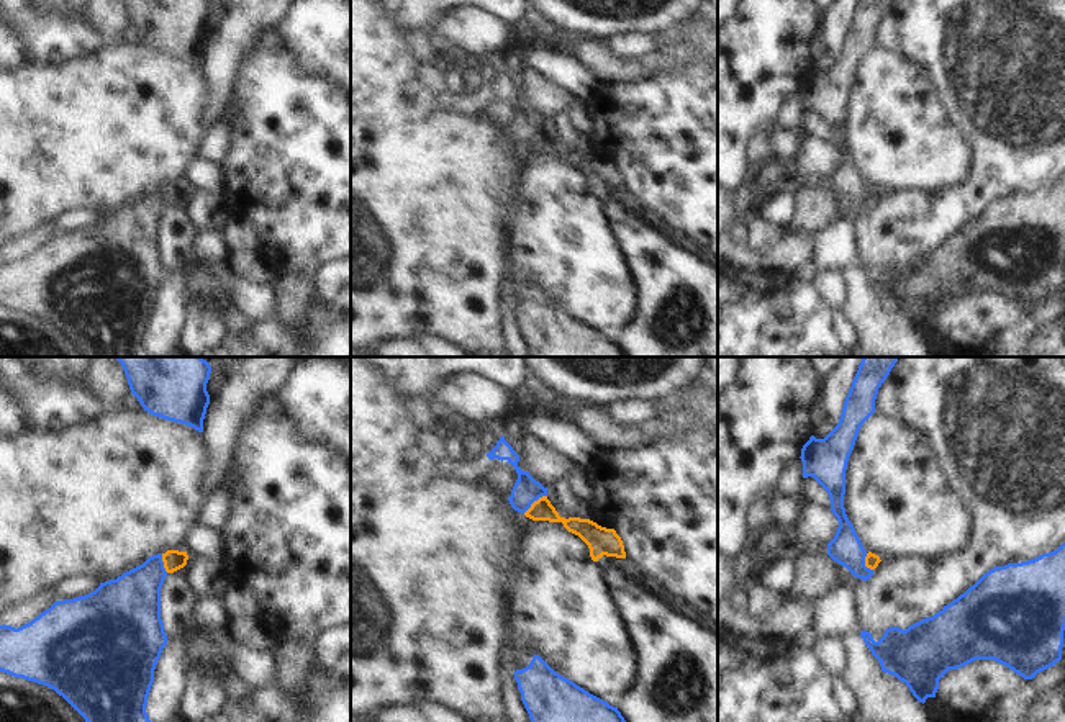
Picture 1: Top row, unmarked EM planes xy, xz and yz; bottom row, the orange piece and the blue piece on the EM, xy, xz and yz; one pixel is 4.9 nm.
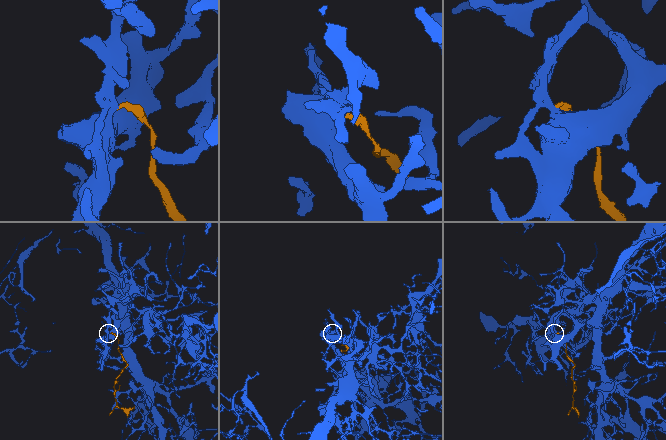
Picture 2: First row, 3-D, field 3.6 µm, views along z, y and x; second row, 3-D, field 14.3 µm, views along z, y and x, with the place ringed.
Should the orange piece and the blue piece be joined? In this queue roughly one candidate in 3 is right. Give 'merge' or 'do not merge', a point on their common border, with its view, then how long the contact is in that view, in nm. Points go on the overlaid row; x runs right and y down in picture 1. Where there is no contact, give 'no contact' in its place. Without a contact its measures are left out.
do not merge | xz (534, 501) | 150 nm

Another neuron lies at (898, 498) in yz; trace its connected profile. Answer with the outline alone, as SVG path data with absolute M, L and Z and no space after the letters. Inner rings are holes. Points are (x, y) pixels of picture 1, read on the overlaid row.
M873 413L845 470L844 508L865 552L881 562L962 553L973 521L922 432Z

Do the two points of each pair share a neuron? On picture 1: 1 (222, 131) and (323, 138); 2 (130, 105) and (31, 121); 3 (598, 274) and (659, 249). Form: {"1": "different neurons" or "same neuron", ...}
{"1": "different neurons", "2": "same neuron", "3": "different neurons"}

